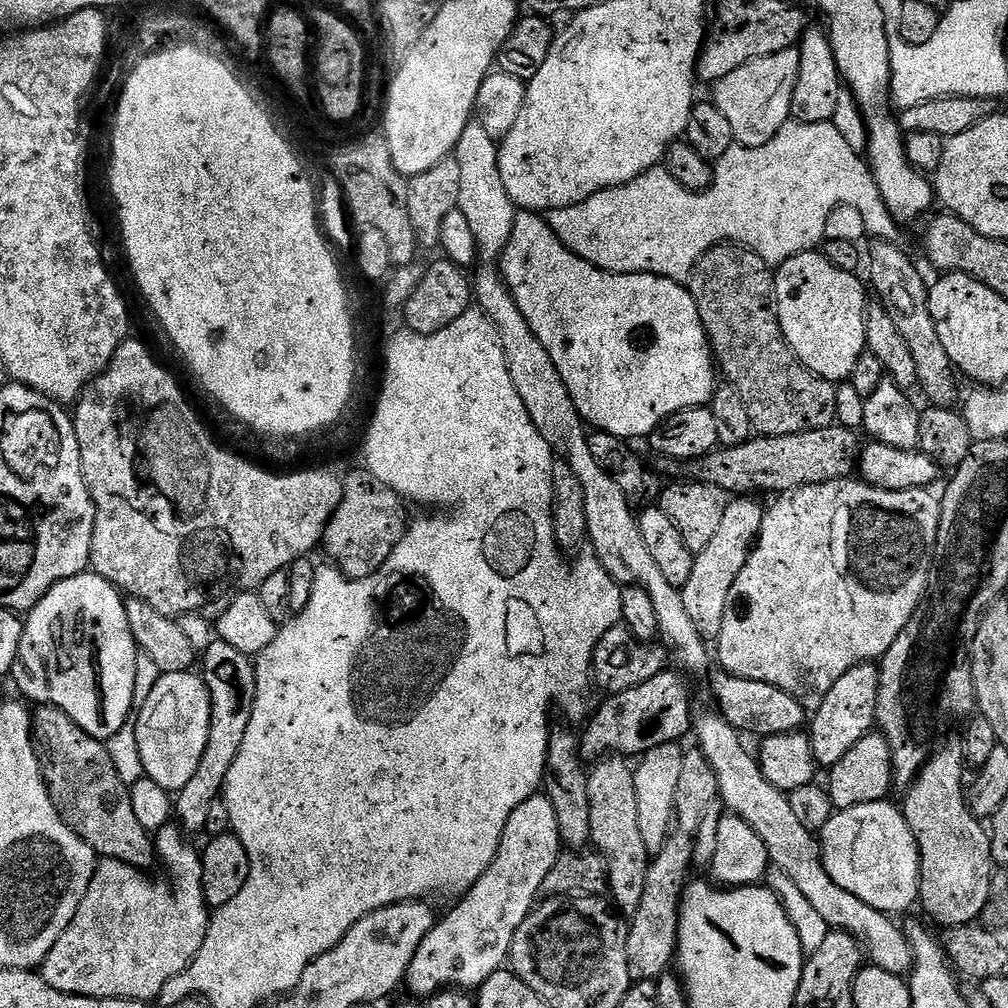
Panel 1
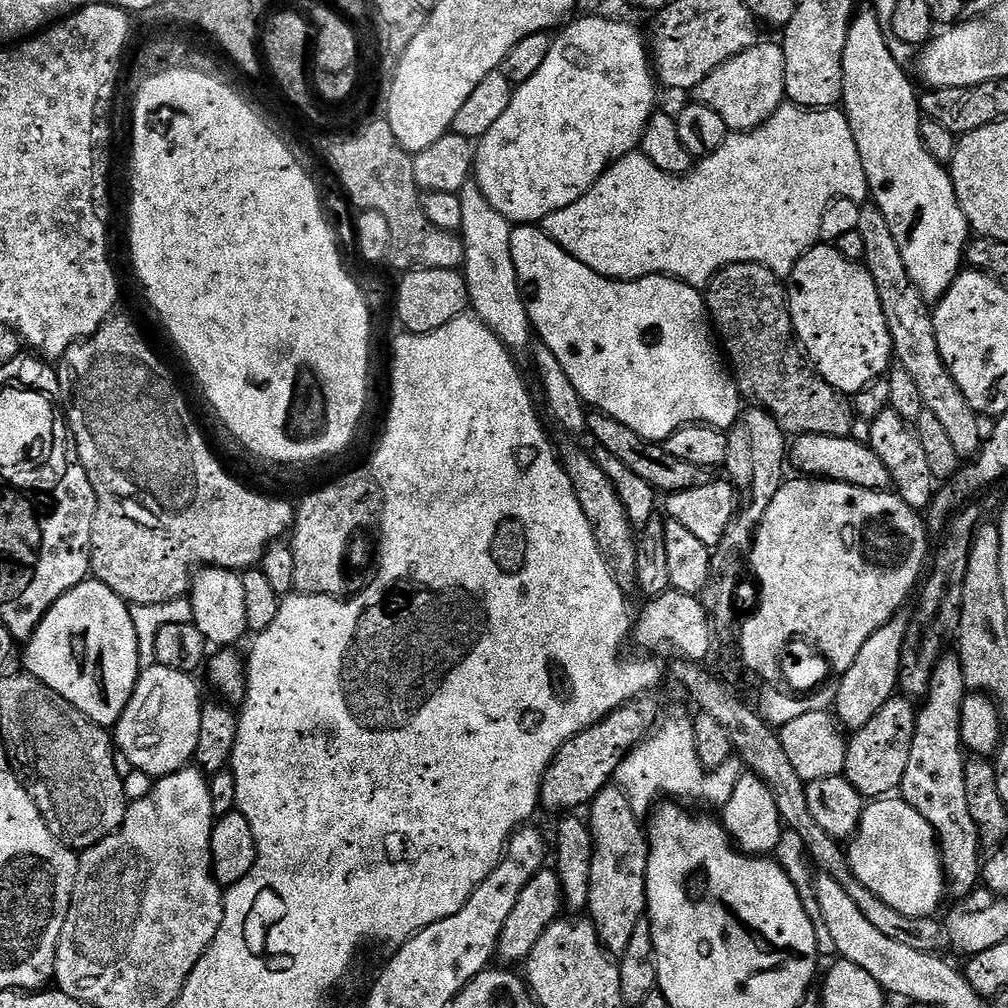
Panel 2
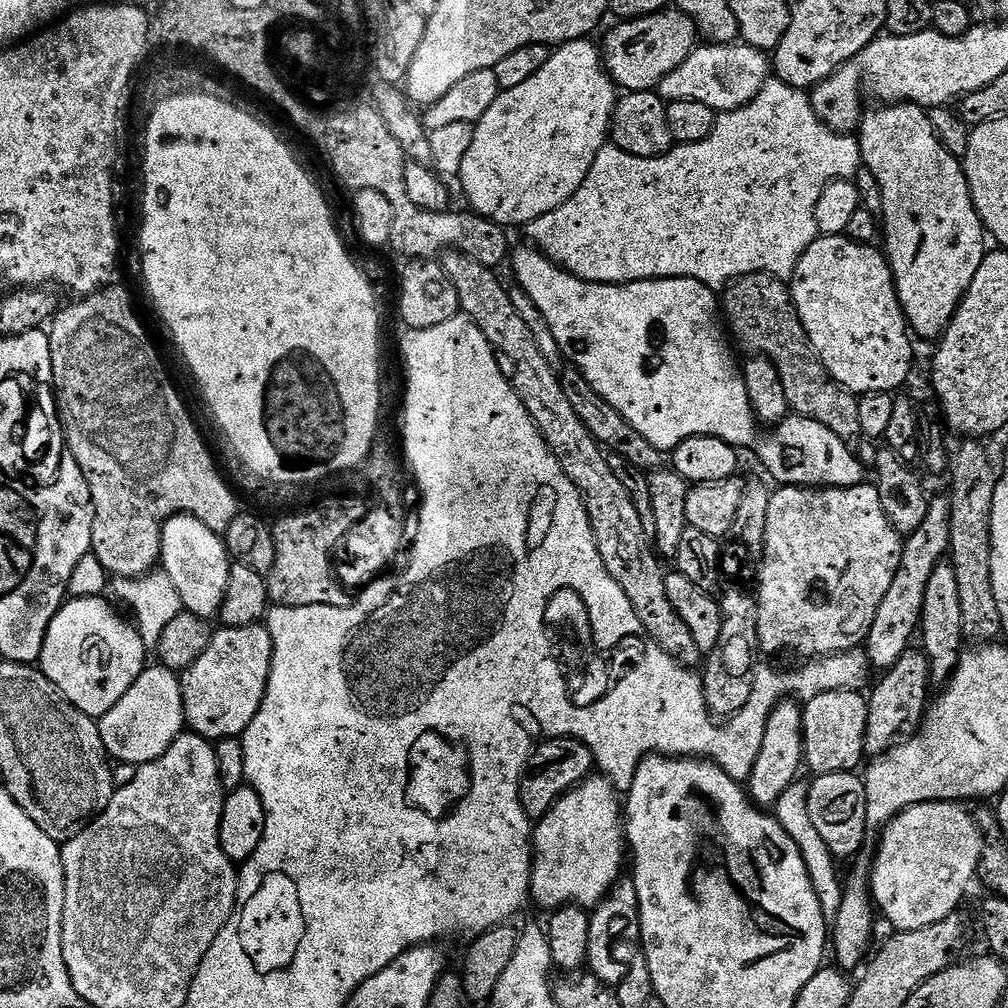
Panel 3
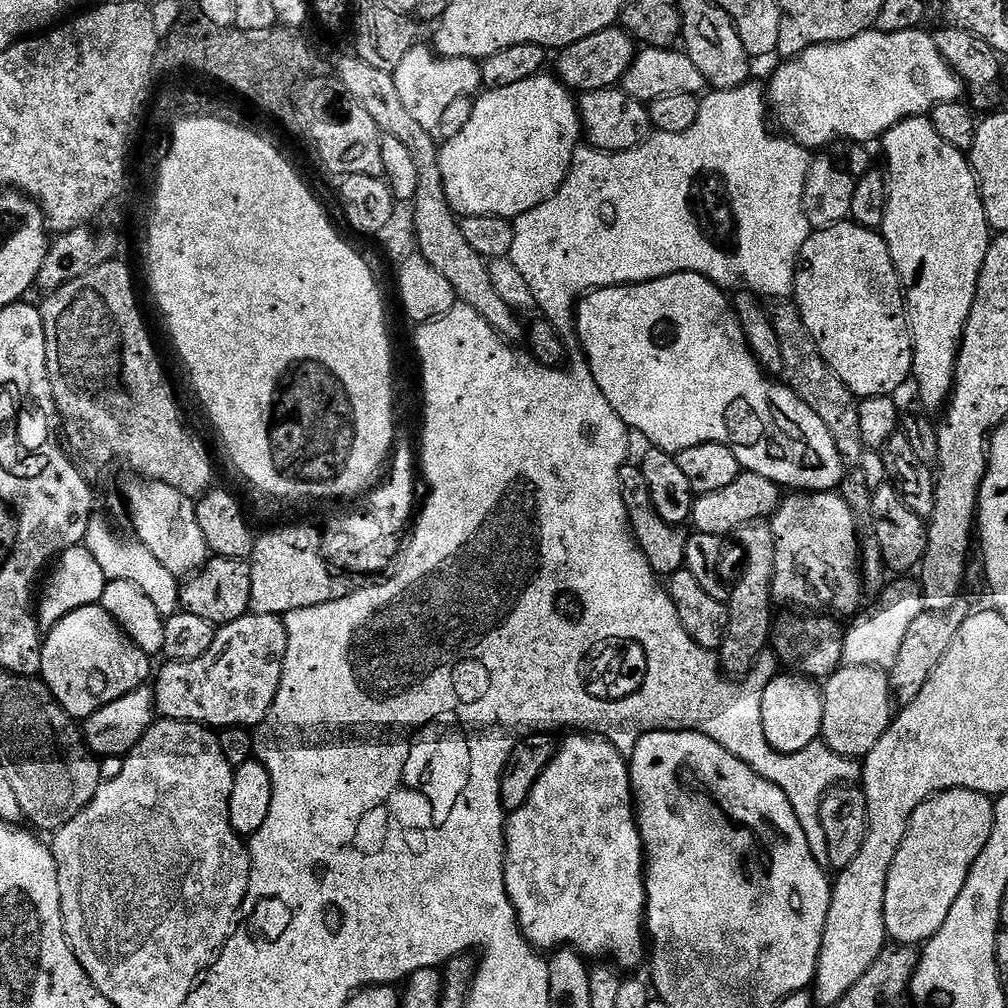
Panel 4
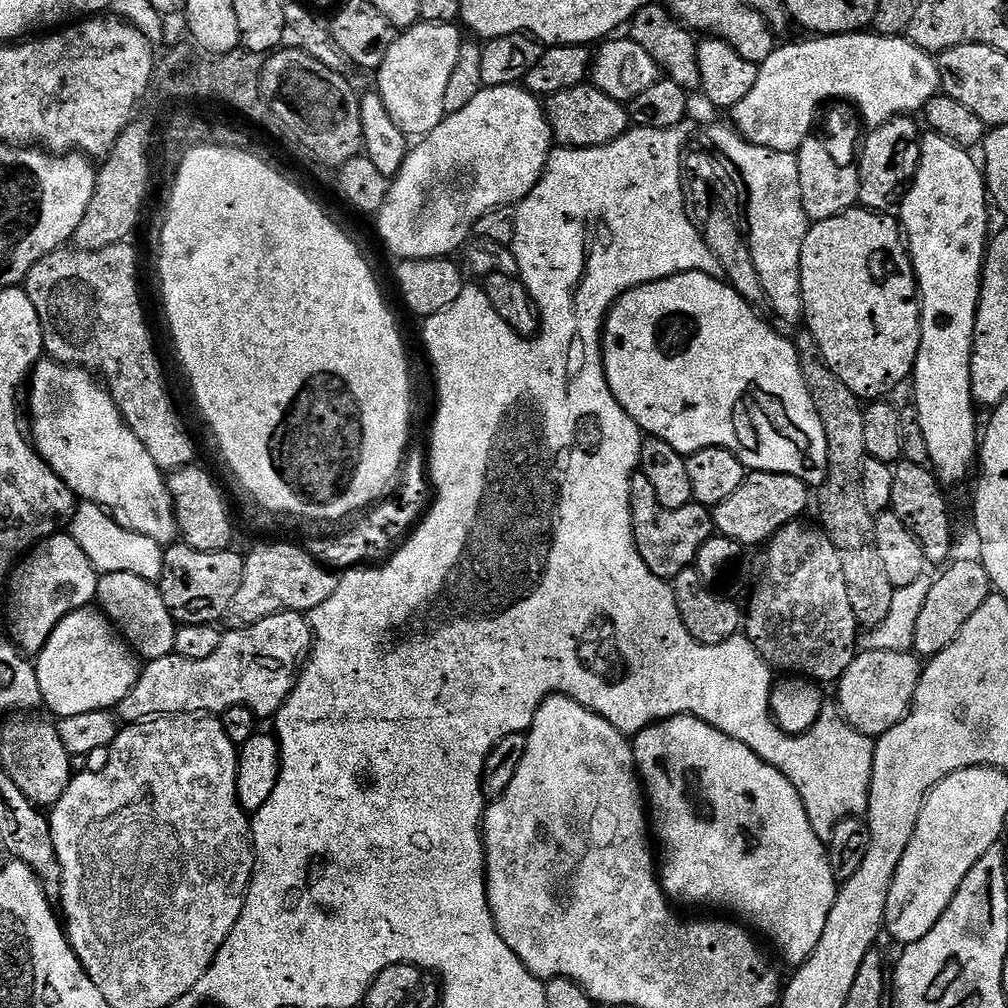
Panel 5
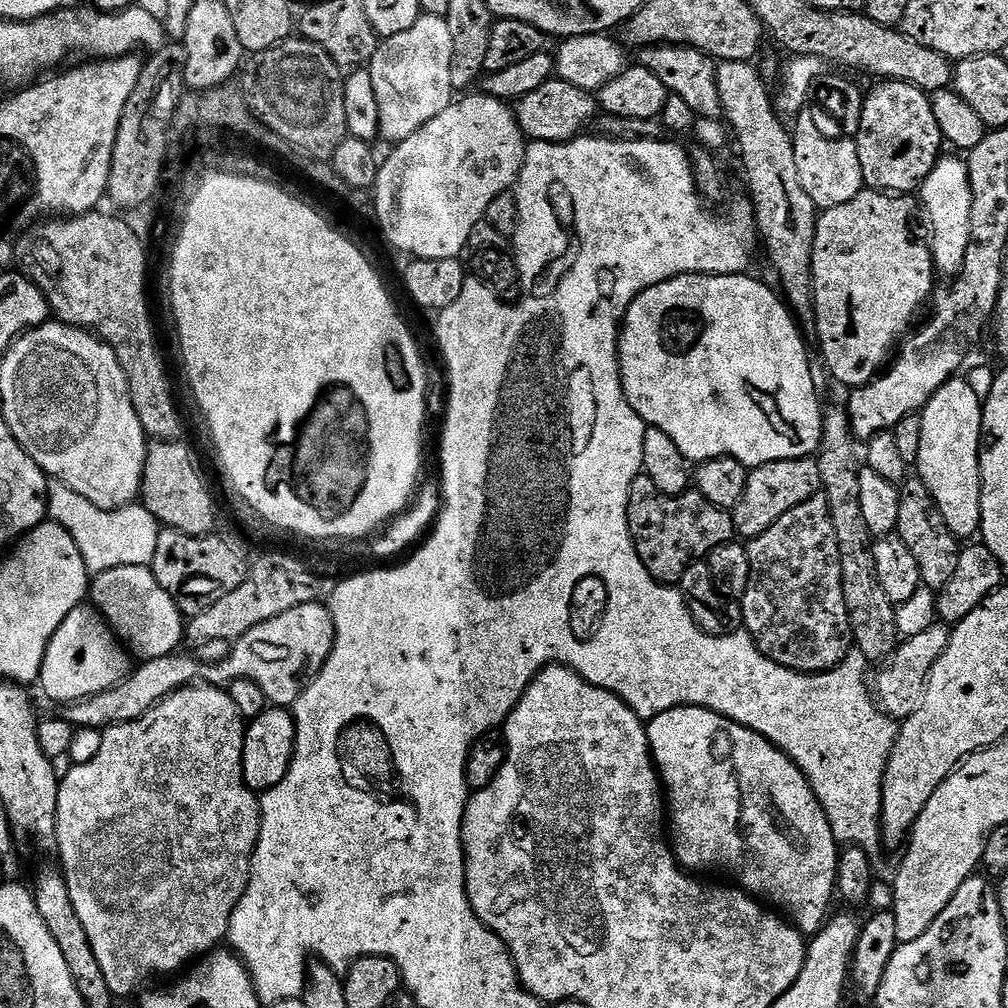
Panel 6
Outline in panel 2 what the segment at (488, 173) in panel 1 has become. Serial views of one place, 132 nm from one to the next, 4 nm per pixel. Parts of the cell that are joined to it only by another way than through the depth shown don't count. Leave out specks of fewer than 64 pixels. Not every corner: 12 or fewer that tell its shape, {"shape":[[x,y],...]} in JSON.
{"shape":[[476,183],[458,193],[471,311],[513,353],[533,343],[513,225]]}

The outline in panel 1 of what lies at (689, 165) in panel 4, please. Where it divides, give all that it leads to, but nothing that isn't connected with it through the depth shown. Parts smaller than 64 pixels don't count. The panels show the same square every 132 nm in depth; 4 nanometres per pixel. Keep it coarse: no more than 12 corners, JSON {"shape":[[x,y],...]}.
{"shape":[[832,122],[734,146],[691,192],[657,166],[552,232],[604,272],[687,281],[716,245],[770,266],[852,204],[889,219]]}

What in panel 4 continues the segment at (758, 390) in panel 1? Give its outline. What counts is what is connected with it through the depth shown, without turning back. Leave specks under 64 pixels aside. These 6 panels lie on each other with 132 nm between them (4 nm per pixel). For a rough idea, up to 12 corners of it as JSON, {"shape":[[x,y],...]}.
{"shape":[[795,303],[771,313],[783,379],[826,422],[845,465],[866,451],[858,397]]}

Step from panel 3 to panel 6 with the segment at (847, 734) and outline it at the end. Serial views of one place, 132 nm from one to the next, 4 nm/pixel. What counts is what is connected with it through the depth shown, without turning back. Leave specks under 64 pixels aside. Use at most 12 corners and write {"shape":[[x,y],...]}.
{"shape":[[935,622],[905,639],[883,665],[874,696],[903,722],[922,706],[948,645]]}

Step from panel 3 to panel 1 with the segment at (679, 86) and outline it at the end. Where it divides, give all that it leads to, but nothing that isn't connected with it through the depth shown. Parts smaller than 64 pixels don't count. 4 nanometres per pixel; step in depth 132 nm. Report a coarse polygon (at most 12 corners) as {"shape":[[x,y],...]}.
{"shape":[[799,47],[711,85],[739,147],[789,123]]}

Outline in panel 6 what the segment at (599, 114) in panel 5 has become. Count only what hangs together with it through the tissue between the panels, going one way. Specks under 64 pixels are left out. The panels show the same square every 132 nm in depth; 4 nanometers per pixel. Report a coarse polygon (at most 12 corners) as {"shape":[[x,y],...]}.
{"shape":[[553,78],[515,101],[529,141],[566,144],[591,129],[593,93]]}

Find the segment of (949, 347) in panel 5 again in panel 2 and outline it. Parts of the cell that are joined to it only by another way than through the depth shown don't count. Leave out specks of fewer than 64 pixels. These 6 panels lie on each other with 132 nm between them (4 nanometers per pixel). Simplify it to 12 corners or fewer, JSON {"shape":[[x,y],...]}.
{"shape":[[875,12],[853,15],[842,111],[910,282],[965,263],[951,171]]}

